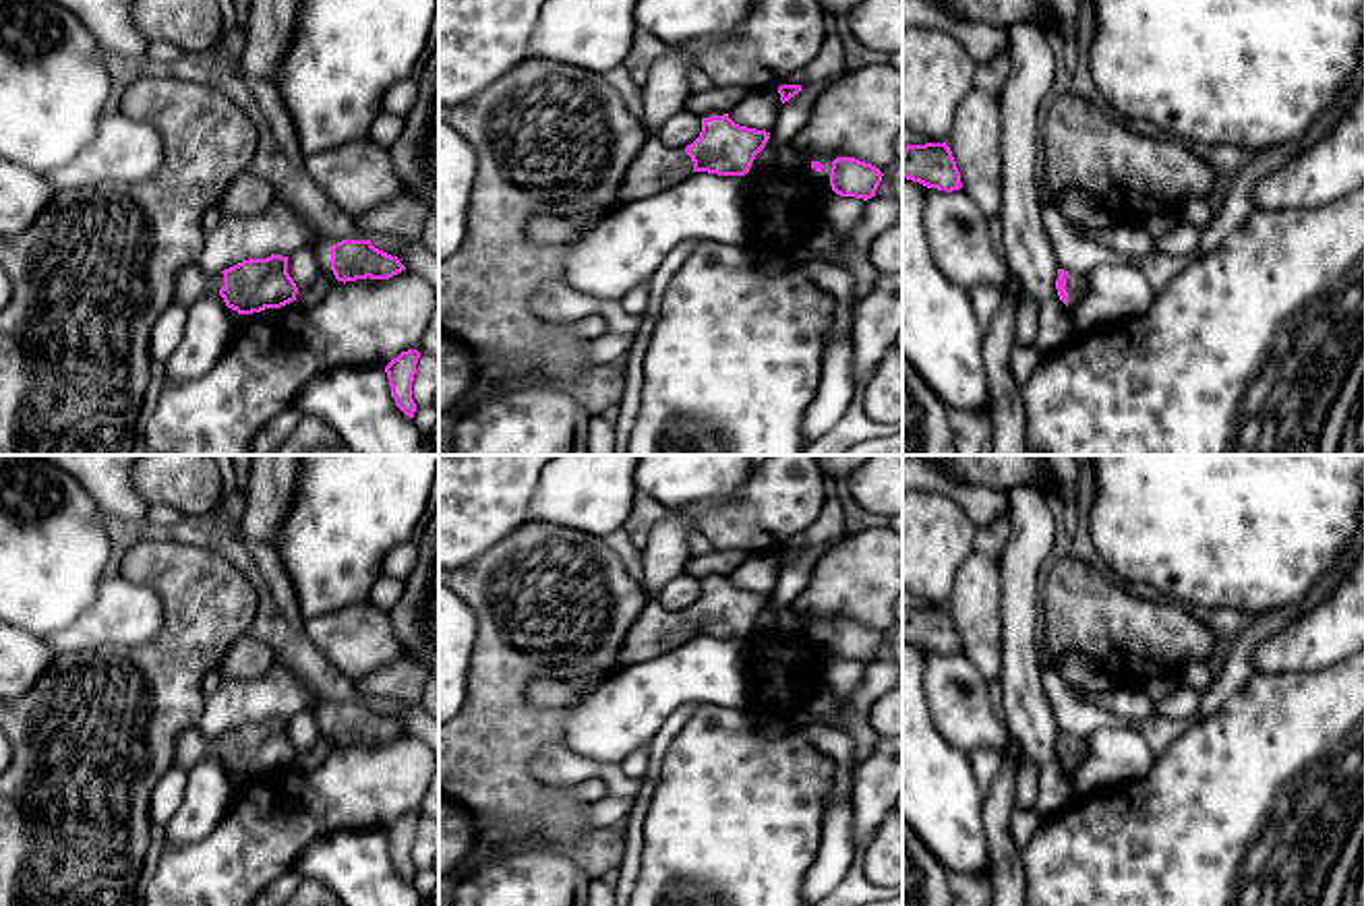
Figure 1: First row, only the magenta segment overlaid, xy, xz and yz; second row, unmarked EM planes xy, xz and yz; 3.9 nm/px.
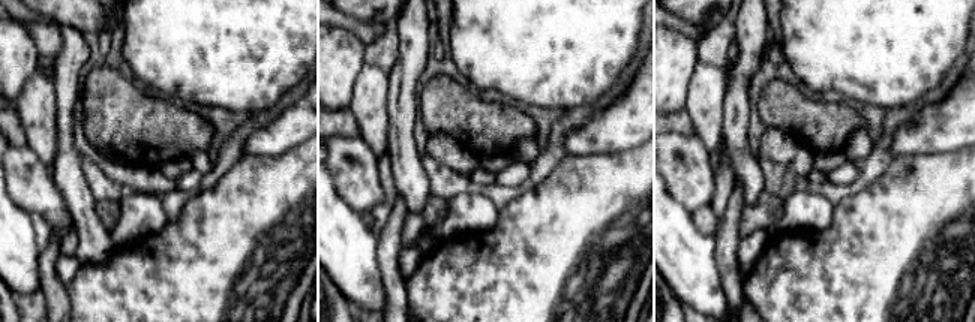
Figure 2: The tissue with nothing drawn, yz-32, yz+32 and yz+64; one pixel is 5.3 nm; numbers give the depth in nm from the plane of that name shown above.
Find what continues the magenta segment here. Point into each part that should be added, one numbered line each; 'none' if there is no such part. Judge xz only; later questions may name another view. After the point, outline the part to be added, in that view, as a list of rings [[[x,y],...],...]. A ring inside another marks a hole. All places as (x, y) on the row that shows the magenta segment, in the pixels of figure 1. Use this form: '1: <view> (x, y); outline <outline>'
1: xz (655, 170); outline [[[652,134],[625,174],[617,207],[666,192],[689,174],[693,174],[693,161],[687,151],[671,151]]]

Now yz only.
1: yz (1075, 284); outline [[[1070,273],[1066,275],[1068,308],[1076,308],[1087,292],[1087,275]]]

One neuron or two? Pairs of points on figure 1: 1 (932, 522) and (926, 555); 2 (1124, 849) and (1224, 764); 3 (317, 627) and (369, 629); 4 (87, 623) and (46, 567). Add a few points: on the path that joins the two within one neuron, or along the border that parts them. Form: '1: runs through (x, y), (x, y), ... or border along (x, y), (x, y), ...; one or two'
1: runs through (930, 530), (926, 547); one
2: runs through (1149, 838), (1199, 789); one
3: runs through (330, 629), (357, 629); one
4: border along (104, 576), (96, 600), (54, 636); two

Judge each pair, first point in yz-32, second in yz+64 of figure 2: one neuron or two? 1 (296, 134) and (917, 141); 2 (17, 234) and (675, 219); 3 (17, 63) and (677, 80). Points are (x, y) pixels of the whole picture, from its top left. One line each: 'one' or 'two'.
1: one
2: one
3: one

